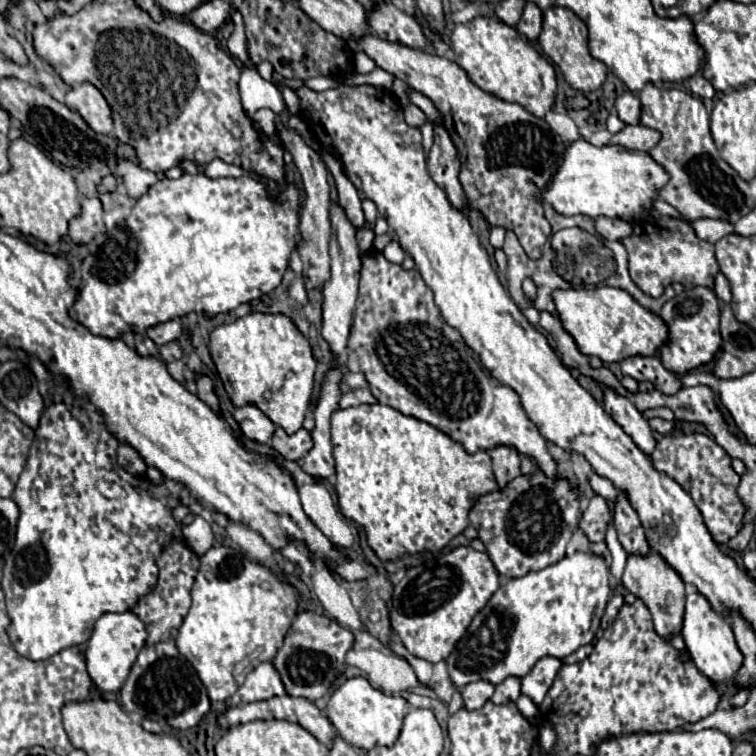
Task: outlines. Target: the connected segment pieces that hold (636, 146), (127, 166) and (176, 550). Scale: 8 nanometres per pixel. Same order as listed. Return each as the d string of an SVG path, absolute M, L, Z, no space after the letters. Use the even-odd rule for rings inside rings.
M641 124L625 126L619 134L615 134L611 138L611 144L625 146L625 148L631 148L631 150L645 150L645 152L655 148L657 142L659 142L659 132L655 132L653 128L641 126Z
M127 158L117 160L113 174L119 178L119 182L123 184L129 198L143 196L143 192L147 192L147 188L157 182L157 176L153 172L139 168L135 162L131 162Z
M173 540L169 546L165 546L161 558L157 560L157 566L159 566L157 588L151 594L143 596L133 608L137 616L141 612L141 620L149 636L137 656L137 662L131 668L127 682L121 688L121 704L131 714L139 714L143 718L151 718L157 722L165 718L165 722L171 728L187 730L193 728L211 706L207 690L201 684L197 672L175 646L177 630L191 606L189 590L199 570L199 558L187 544L183 544L181 540Z

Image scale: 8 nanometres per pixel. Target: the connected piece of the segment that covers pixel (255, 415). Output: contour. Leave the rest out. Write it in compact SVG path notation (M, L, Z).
M247 404L243 408L237 408L233 412L233 418L237 420L237 424L241 426L243 434L259 444L269 444L271 436L275 432L275 424L253 404Z

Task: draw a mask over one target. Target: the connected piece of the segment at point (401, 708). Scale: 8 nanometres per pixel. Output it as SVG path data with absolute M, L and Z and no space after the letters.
M361 676L347 680L339 690L333 692L327 704L329 720L335 726L337 734L351 746L363 748L363 750L371 750L375 746L391 748L391 744L395 744L395 740L399 738L403 716L407 714L407 710L409 710L409 704L405 698L383 694L381 690L375 690Z

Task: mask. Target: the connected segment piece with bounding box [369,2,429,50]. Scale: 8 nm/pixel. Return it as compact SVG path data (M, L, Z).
M381 2L377 10L369 12L369 26L377 36L383 36L383 40L399 40L399 44L419 50L429 46L421 24L413 16L397 10L393 4Z

